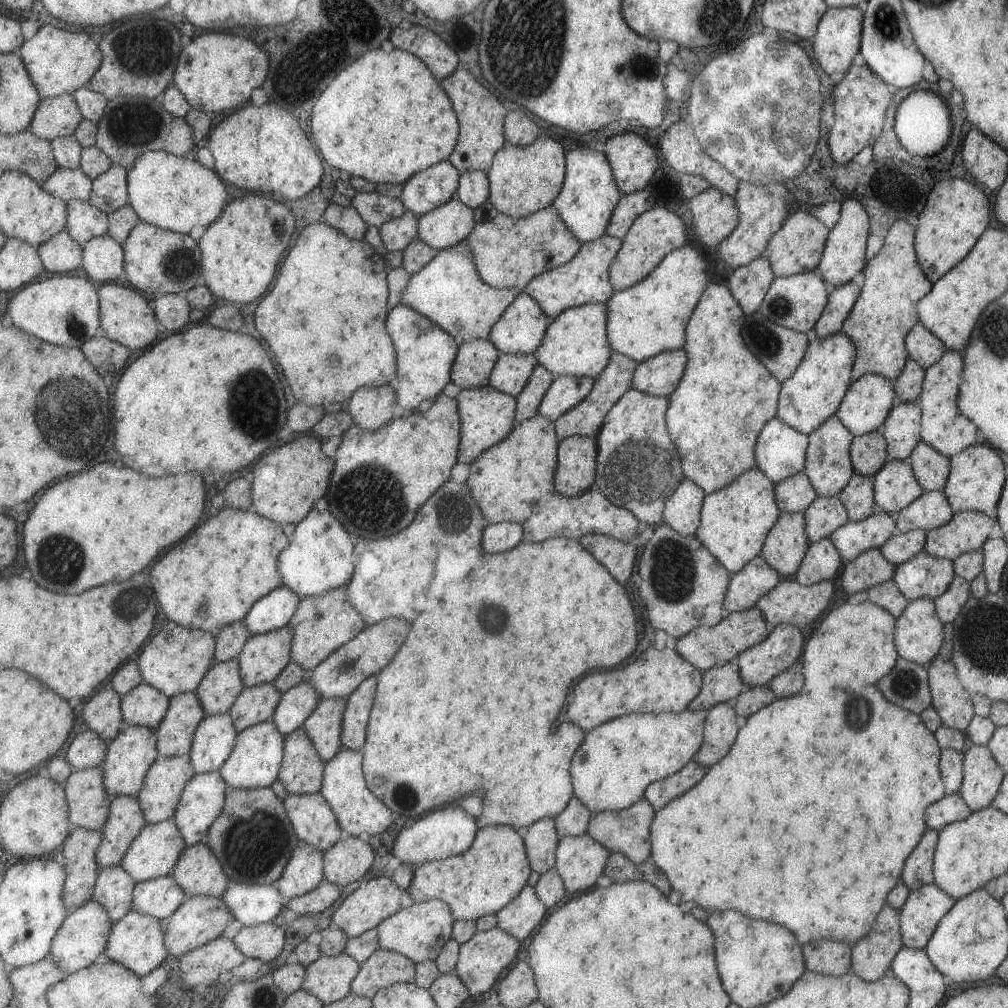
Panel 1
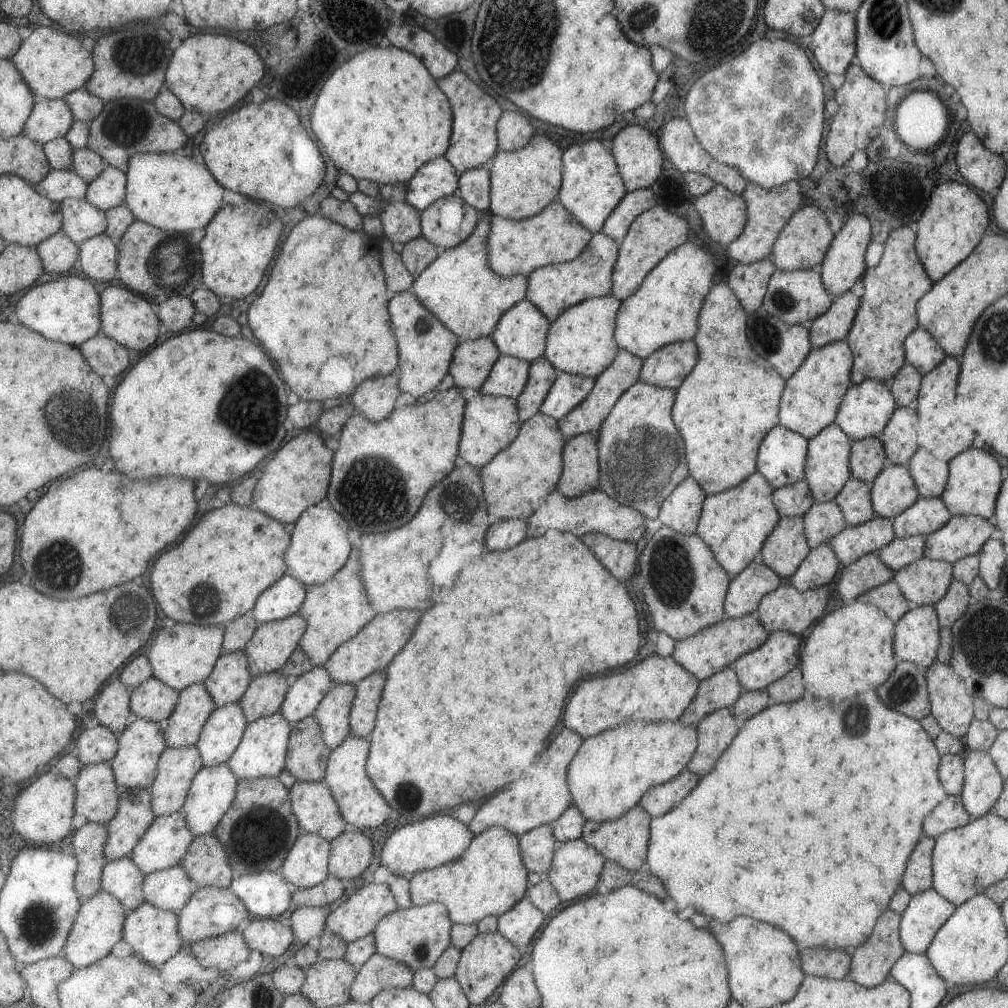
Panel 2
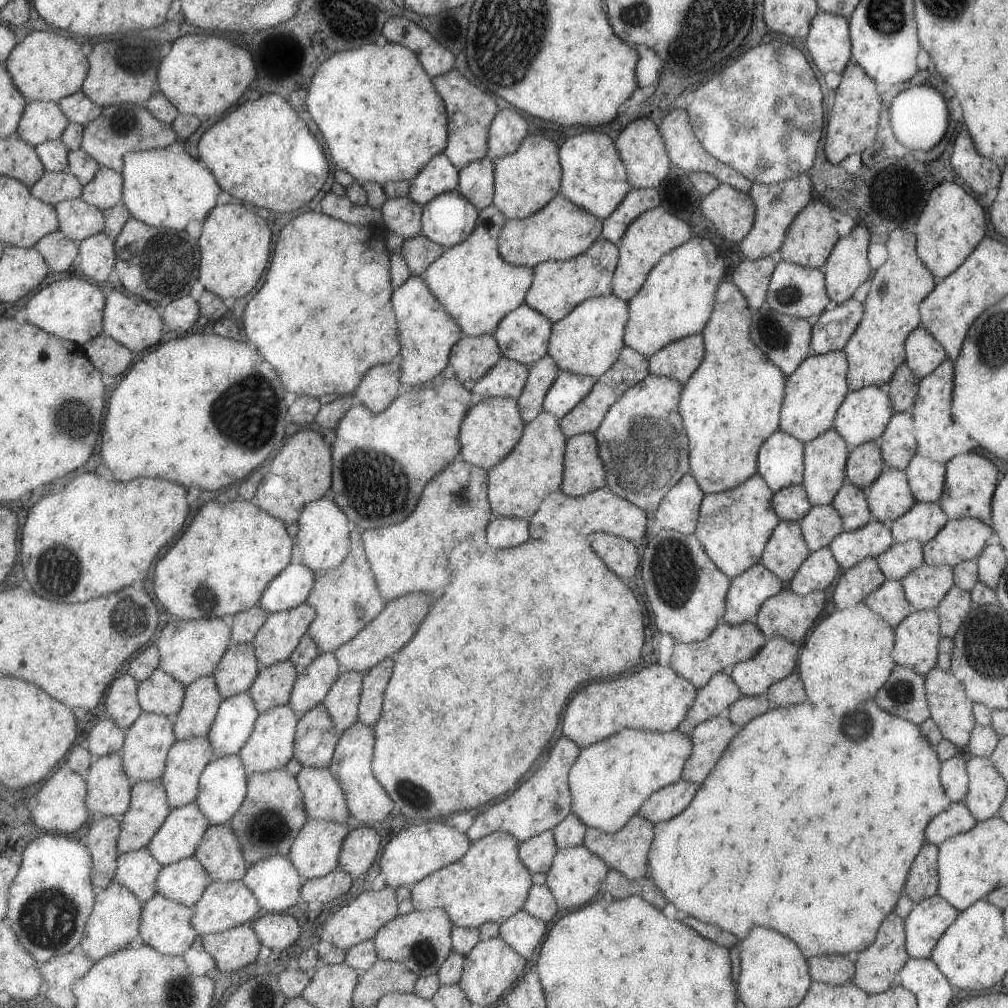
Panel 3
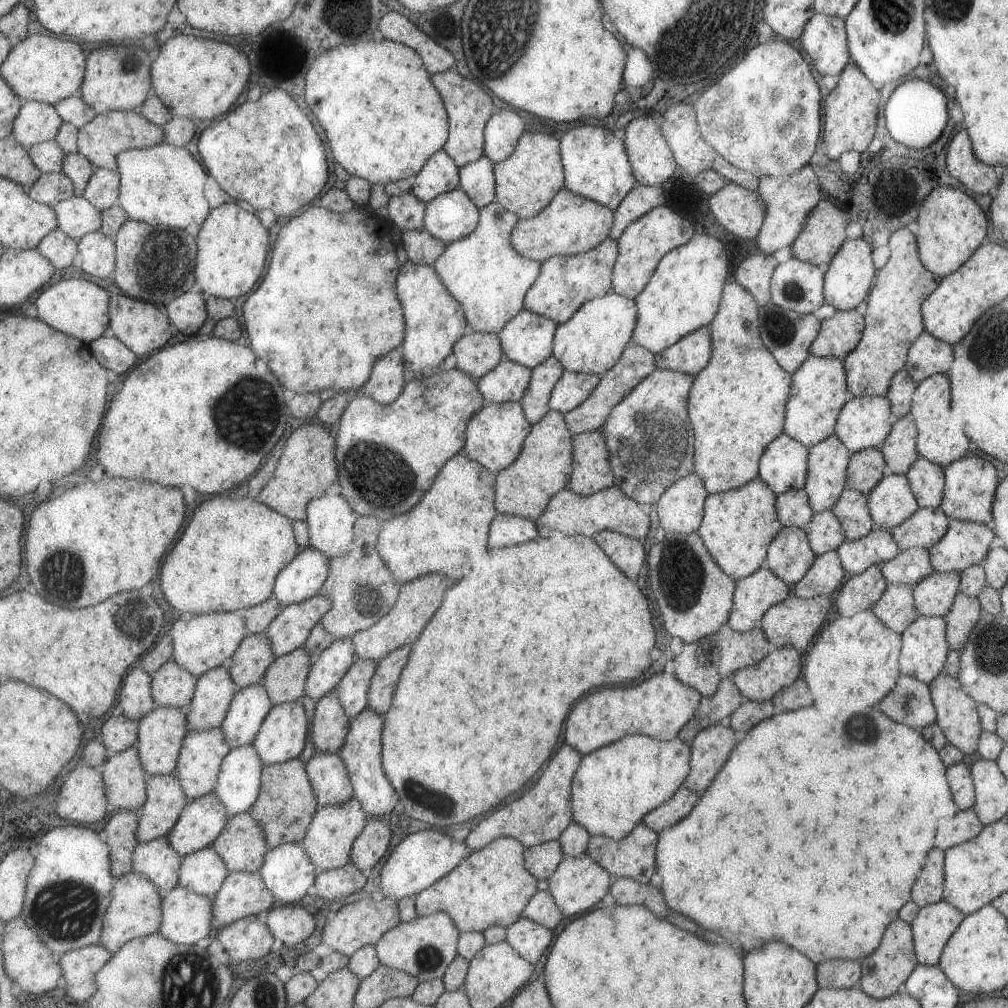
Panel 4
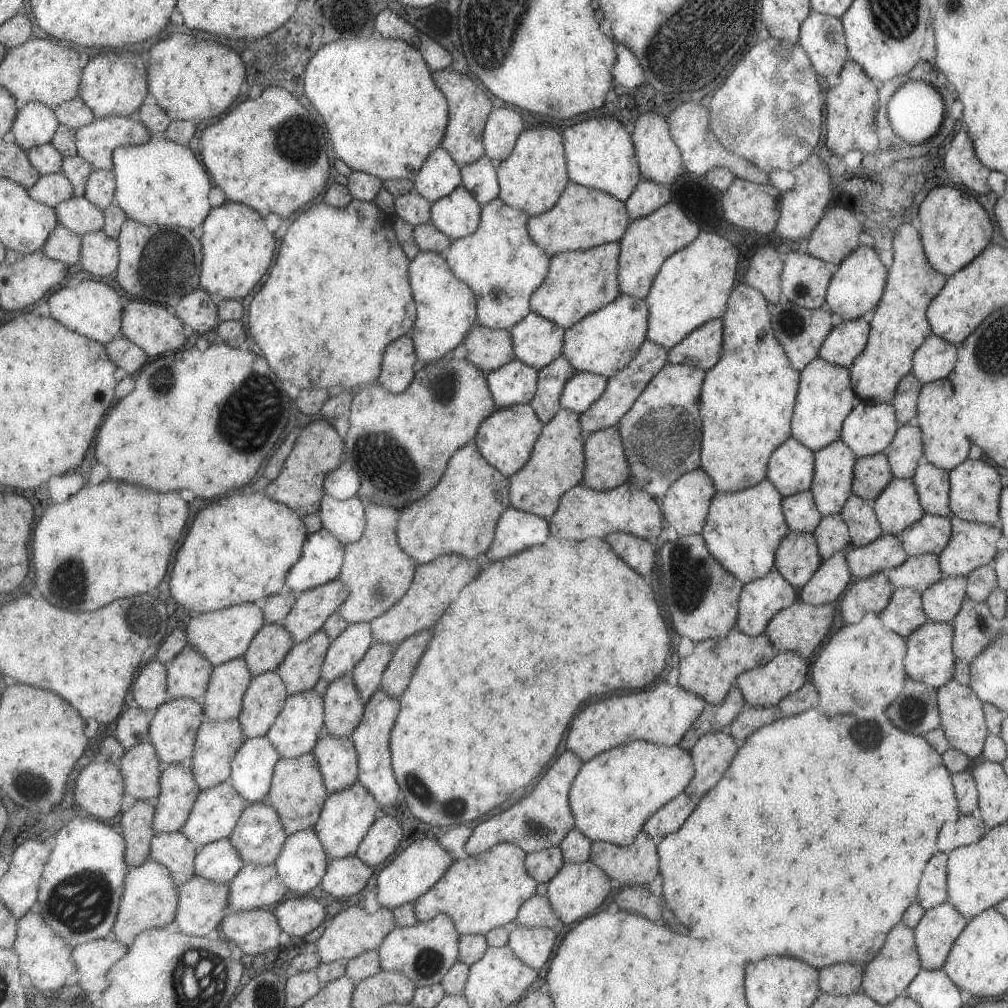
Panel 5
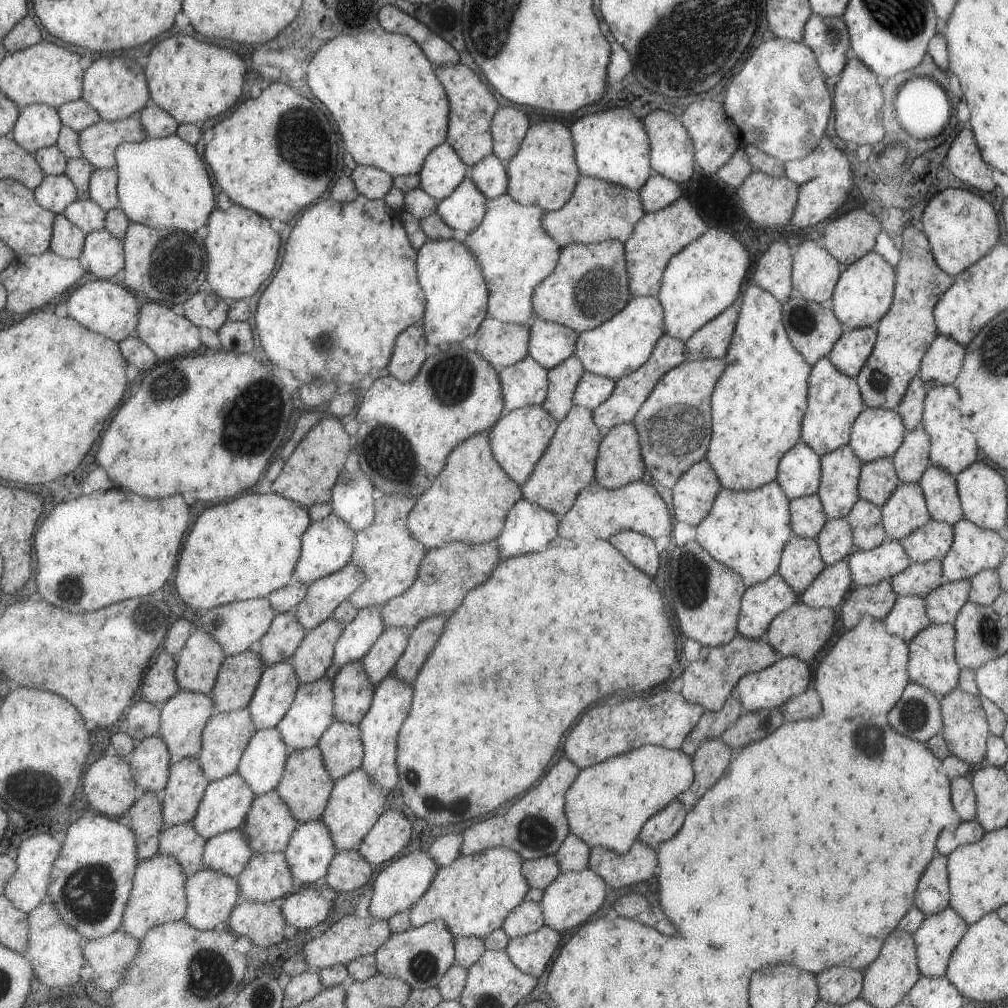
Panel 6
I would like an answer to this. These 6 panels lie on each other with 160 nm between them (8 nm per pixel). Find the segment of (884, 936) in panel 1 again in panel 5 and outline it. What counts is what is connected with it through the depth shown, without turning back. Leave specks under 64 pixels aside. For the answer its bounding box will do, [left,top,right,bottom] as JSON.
[861,921,921,1005]

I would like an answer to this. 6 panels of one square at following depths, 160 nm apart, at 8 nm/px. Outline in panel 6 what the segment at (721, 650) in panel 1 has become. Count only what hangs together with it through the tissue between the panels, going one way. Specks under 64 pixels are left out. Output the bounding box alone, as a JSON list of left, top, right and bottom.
[680,633,782,711]

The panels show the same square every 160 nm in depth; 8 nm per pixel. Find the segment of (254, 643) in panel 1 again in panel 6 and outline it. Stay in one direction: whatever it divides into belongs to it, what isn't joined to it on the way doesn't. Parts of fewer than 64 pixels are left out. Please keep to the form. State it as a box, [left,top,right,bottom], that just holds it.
[294,561,365,631]

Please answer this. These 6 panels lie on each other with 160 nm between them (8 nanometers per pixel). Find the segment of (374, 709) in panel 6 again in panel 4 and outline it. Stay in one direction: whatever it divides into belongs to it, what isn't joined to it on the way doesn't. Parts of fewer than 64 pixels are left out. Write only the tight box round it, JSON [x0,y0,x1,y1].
[339,707,401,818]

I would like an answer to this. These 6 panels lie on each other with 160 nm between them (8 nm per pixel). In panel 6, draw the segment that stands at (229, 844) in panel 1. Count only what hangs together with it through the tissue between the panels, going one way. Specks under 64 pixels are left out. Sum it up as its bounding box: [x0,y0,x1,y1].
[276,745,336,825]

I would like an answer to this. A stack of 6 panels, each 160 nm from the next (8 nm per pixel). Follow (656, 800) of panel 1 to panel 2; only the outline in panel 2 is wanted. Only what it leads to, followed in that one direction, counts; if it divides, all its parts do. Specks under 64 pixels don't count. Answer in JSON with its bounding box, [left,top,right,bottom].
[638,769,700,817]

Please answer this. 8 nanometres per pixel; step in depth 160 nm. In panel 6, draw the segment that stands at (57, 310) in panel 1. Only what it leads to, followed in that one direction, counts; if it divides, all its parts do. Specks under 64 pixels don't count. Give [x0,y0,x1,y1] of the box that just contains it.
[67,279,141,343]

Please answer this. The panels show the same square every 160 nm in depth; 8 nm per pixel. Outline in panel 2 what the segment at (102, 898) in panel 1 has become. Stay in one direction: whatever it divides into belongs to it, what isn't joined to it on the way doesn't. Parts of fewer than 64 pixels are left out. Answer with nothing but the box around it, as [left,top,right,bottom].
[102,857,147,914]

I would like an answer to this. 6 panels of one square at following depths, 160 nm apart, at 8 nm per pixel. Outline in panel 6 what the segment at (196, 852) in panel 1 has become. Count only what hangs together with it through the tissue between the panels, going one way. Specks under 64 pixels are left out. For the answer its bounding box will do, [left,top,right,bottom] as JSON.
[243,788,301,854]

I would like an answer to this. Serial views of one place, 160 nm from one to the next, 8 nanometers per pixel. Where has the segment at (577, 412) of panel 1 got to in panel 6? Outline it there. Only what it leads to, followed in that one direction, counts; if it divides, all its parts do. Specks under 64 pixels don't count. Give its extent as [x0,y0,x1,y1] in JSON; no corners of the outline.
[592,333,686,432]

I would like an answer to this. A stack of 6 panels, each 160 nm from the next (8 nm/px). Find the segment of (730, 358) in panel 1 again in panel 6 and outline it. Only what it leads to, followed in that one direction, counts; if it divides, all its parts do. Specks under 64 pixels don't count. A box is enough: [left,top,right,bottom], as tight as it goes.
[706,285,811,491]

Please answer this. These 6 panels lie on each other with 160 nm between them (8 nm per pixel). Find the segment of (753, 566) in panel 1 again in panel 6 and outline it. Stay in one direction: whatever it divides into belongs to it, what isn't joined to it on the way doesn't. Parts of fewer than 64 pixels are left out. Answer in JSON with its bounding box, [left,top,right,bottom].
[736,572,797,639]

